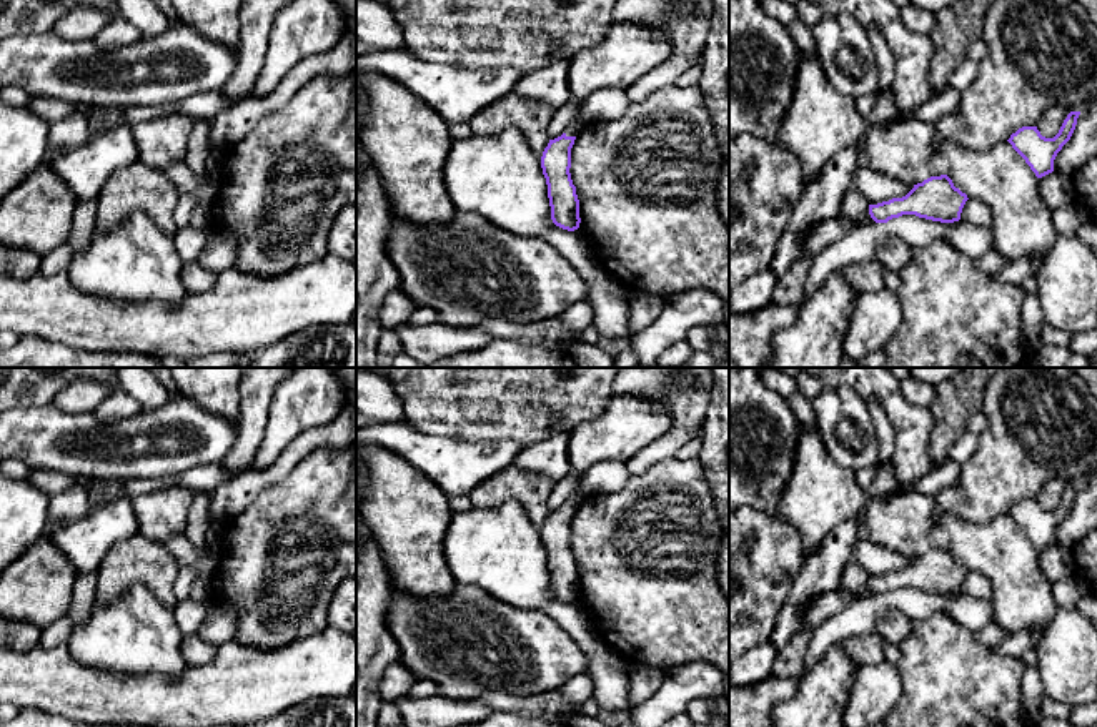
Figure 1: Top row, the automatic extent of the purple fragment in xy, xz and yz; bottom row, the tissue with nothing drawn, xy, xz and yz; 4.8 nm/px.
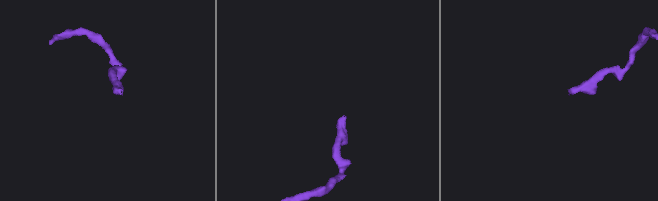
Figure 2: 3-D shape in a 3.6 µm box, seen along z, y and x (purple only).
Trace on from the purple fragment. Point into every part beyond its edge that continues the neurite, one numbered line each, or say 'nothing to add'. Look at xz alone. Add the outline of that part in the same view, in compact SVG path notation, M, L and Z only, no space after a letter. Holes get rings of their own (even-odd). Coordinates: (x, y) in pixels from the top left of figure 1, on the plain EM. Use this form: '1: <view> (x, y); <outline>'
1: xz (576, 496); M571 469L569 476L574 479L576 489L564 506L566 506L566 509L576 509L579 506L579 502L584 499L584 496L583 496L583 472L576 472Z

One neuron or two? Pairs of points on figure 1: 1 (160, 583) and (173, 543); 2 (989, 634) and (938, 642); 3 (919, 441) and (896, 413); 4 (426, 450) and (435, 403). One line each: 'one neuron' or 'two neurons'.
1: two neurons
2: two neurons
3: one neuron
4: two neurons

